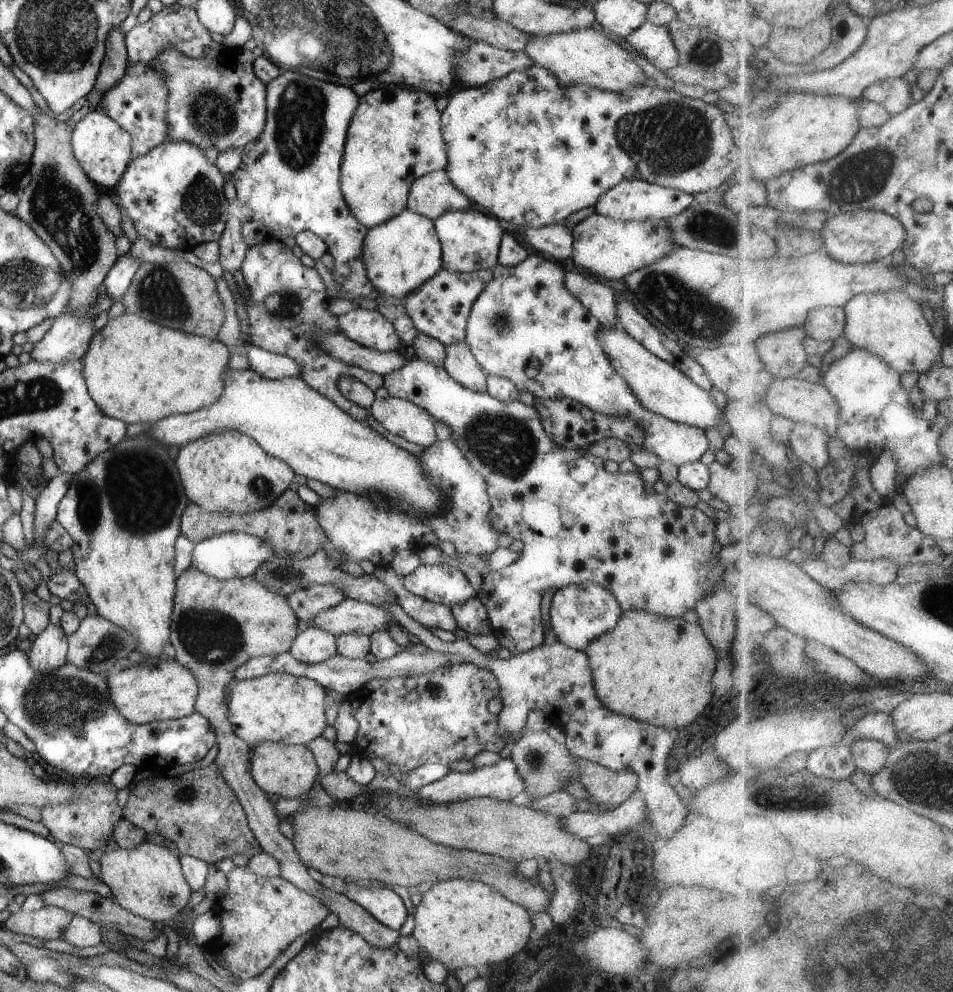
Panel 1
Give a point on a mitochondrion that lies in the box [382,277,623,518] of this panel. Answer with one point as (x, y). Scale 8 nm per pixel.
(501, 442)

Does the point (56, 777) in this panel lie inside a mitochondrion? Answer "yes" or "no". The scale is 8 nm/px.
no

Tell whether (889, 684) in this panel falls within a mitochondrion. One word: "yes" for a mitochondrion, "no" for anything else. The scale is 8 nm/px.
no

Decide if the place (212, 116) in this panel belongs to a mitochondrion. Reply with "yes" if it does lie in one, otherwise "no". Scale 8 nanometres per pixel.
yes

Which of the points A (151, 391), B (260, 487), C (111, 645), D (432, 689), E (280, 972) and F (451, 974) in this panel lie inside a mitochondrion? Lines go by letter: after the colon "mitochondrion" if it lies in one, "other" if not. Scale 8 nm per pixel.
A: other
B: mitochondrion
C: mitochondrion
D: mitochondrion
E: other
F: other

